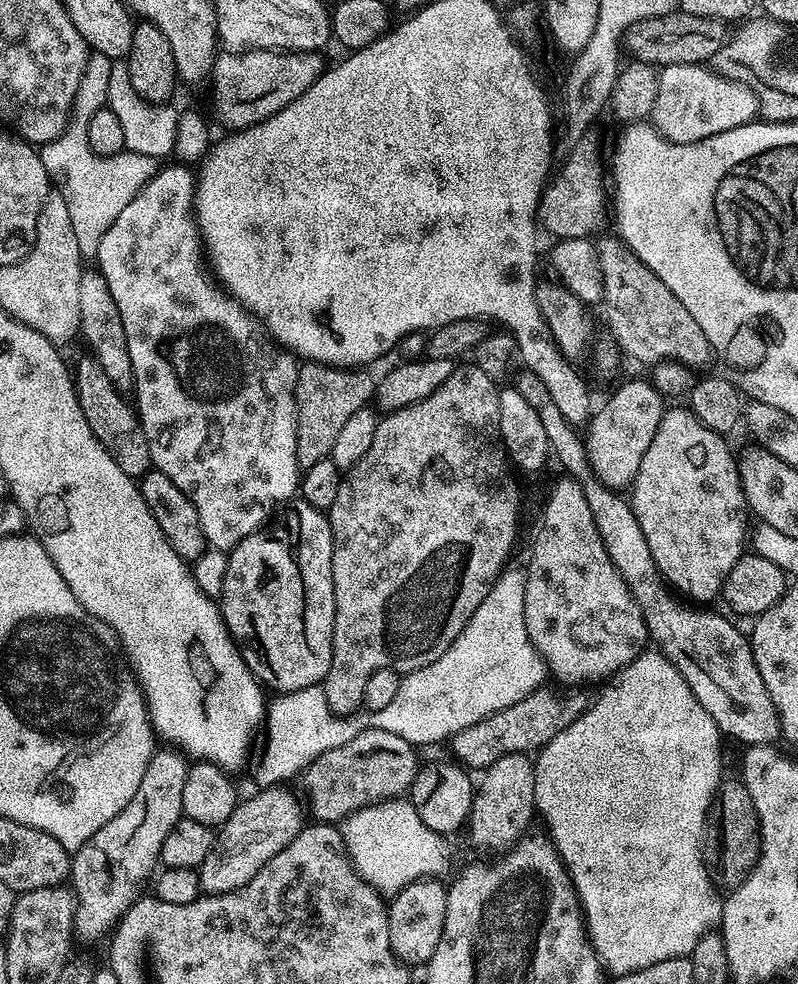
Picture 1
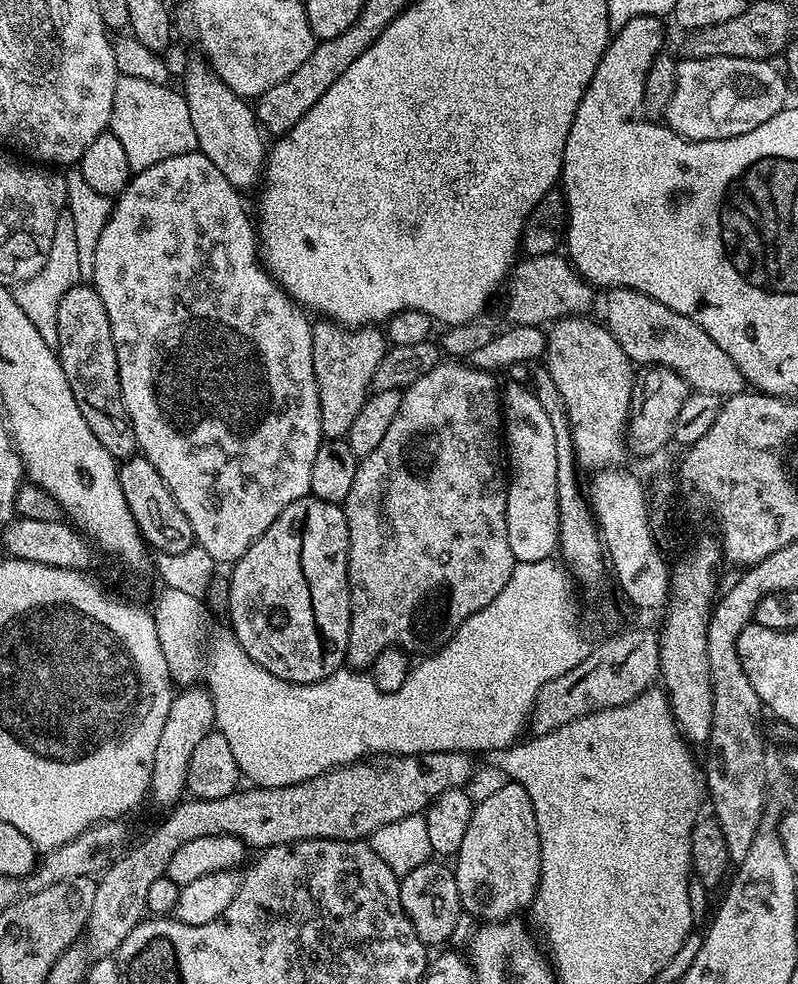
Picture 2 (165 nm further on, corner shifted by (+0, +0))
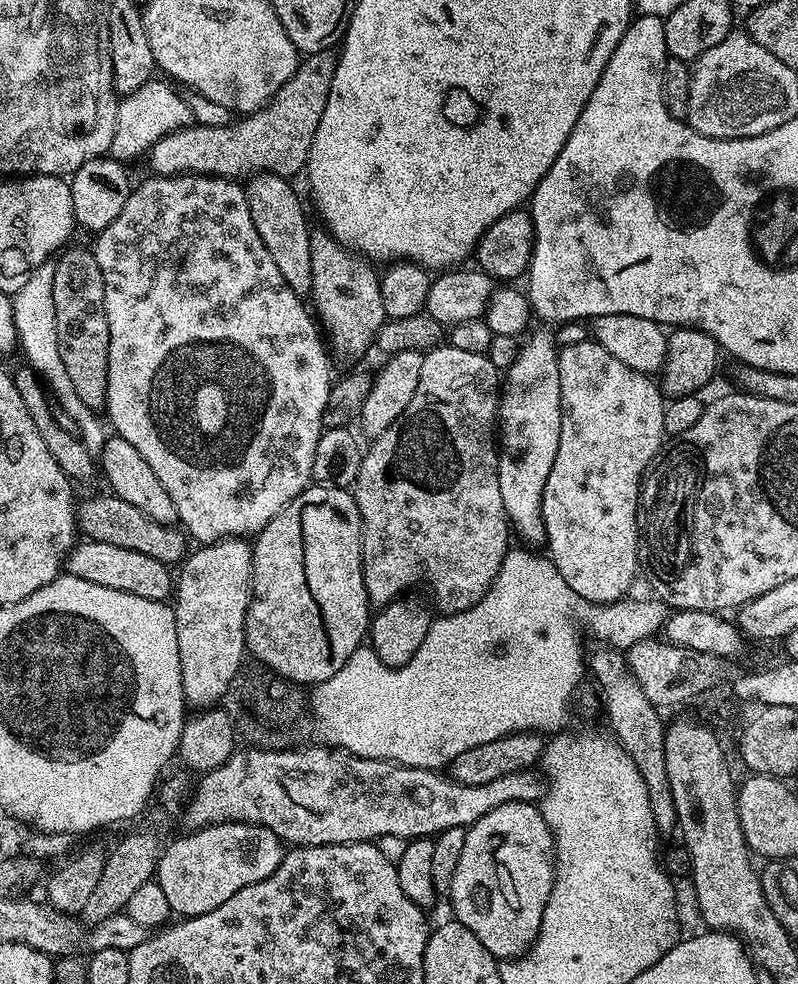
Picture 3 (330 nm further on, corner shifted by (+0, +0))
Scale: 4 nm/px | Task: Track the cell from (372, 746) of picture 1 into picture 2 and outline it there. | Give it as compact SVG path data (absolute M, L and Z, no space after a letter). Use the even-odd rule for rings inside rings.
M419 752L409 756L373 754L363 760L356 760L353 764L330 768L314 778L285 788L248 786L245 792L237 790L226 794L226 798L181 799L179 804L167 809L168 817L141 844L133 843L99 877L90 918L84 931L85 951L91 959L111 956L118 951L122 942L126 942L126 934L130 934L130 930L134 930L134 926L138 926L148 912L146 898L150 895L150 885L166 875L170 858L174 858L174 853L194 838L236 836L245 845L252 847L253 844L256 850L273 848L279 844L297 844L299 840L364 840L382 826L402 818L421 815L446 790L464 788L472 776L472 760L473 757L467 752Z

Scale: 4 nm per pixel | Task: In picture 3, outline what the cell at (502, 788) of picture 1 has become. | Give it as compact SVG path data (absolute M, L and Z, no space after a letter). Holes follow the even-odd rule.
M506 802L506 806L498 806L478 818L466 831L466 846L462 846L462 858L458 858L458 870L454 870L450 889L451 915L466 926L497 961L515 960L532 947L540 932L555 873L552 831L546 826L539 807L526 802Z

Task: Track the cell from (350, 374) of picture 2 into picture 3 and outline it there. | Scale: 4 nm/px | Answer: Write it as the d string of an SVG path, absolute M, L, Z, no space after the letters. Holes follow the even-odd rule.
M313 231L310 238L310 304L312 300L311 307L318 317L319 327L326 333L327 343L330 346L332 343L331 349L340 356L360 356L375 345L378 330L386 319L380 293L380 272L372 269L375 268L373 261L342 246L331 232L319 231Z

